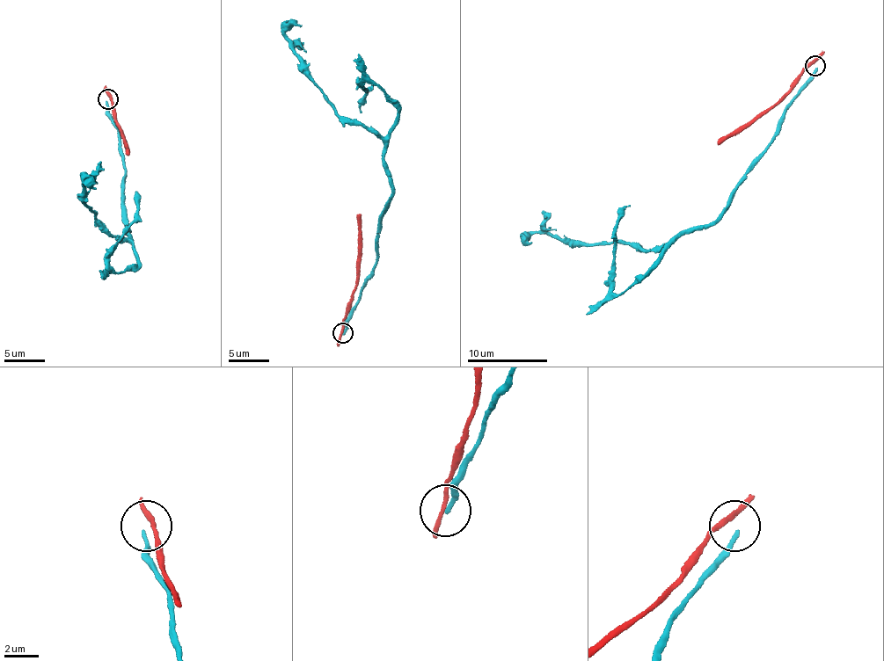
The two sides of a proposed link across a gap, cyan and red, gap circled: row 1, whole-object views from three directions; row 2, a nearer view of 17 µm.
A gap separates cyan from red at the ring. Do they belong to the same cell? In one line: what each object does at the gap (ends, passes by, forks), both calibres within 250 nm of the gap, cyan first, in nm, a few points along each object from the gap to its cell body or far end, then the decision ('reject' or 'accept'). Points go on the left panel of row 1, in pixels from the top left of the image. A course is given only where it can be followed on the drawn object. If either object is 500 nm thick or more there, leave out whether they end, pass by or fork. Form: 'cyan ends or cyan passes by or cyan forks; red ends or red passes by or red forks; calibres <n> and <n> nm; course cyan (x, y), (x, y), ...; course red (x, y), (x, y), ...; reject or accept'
cyan ends; red passes by; calibres 200 and 240 nm; course cyan (105, 100), (127, 173), (122, 200), (127, 233), (138, 264), (113, 272), (108, 250), (135, 212), (135, 192); course red (108, 96), (129, 154); reject

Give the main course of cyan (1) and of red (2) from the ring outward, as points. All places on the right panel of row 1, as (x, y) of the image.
1: (815, 68), (724, 213), (685, 232), (653, 269), (617, 296), (611, 291), (615, 229), (617, 215), (630, 205)
2: (814, 62), (776, 103), (718, 143)

